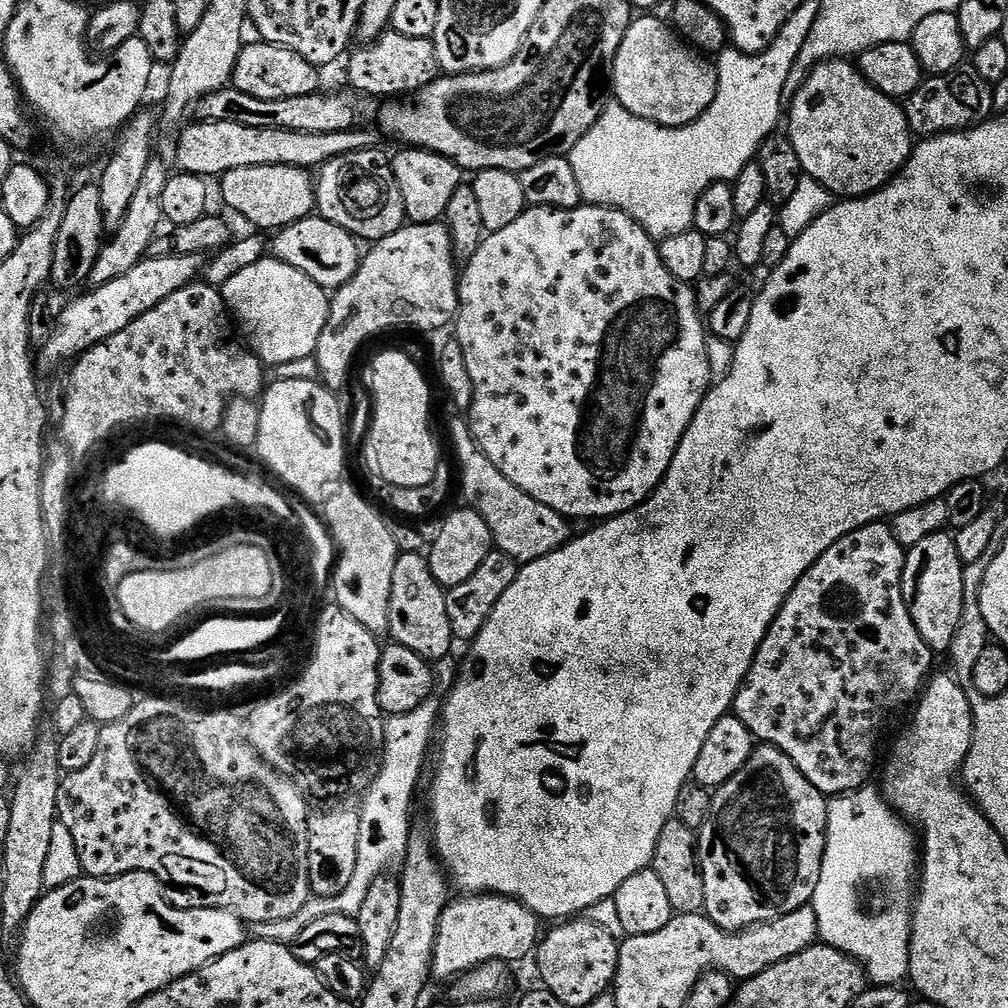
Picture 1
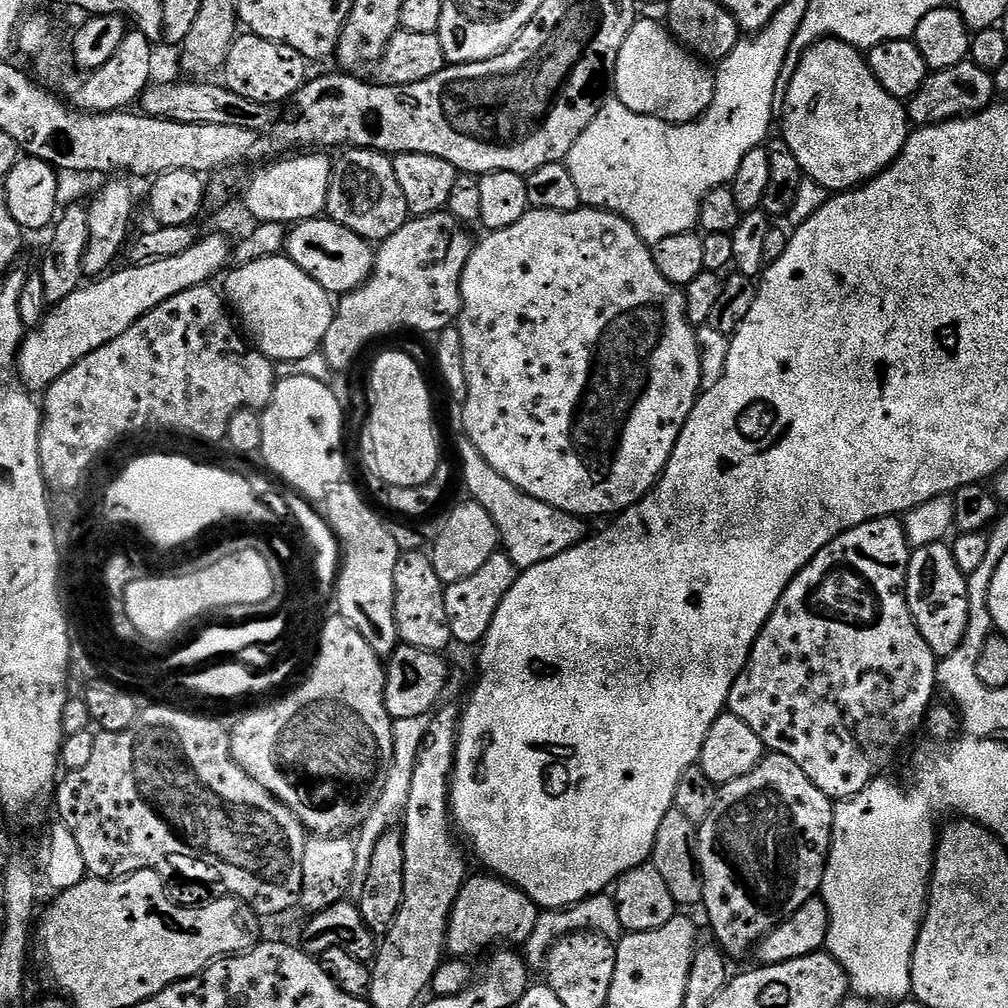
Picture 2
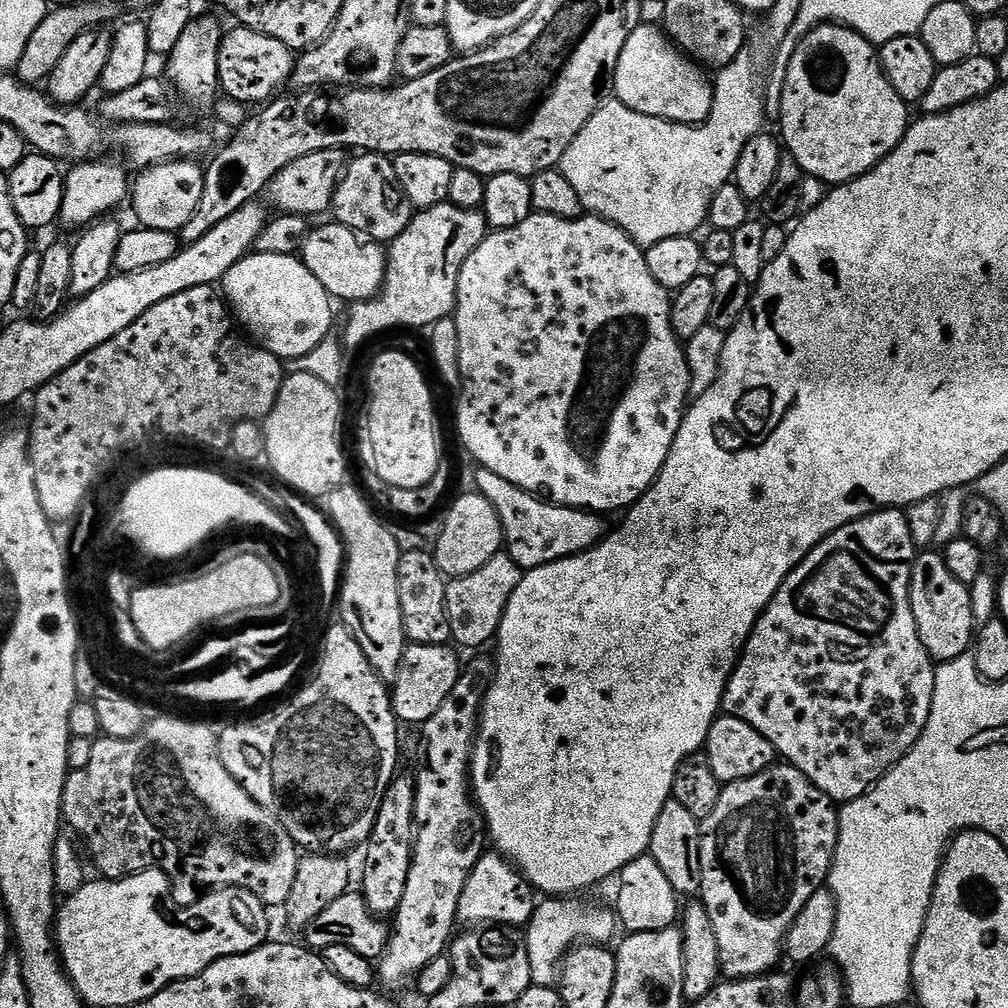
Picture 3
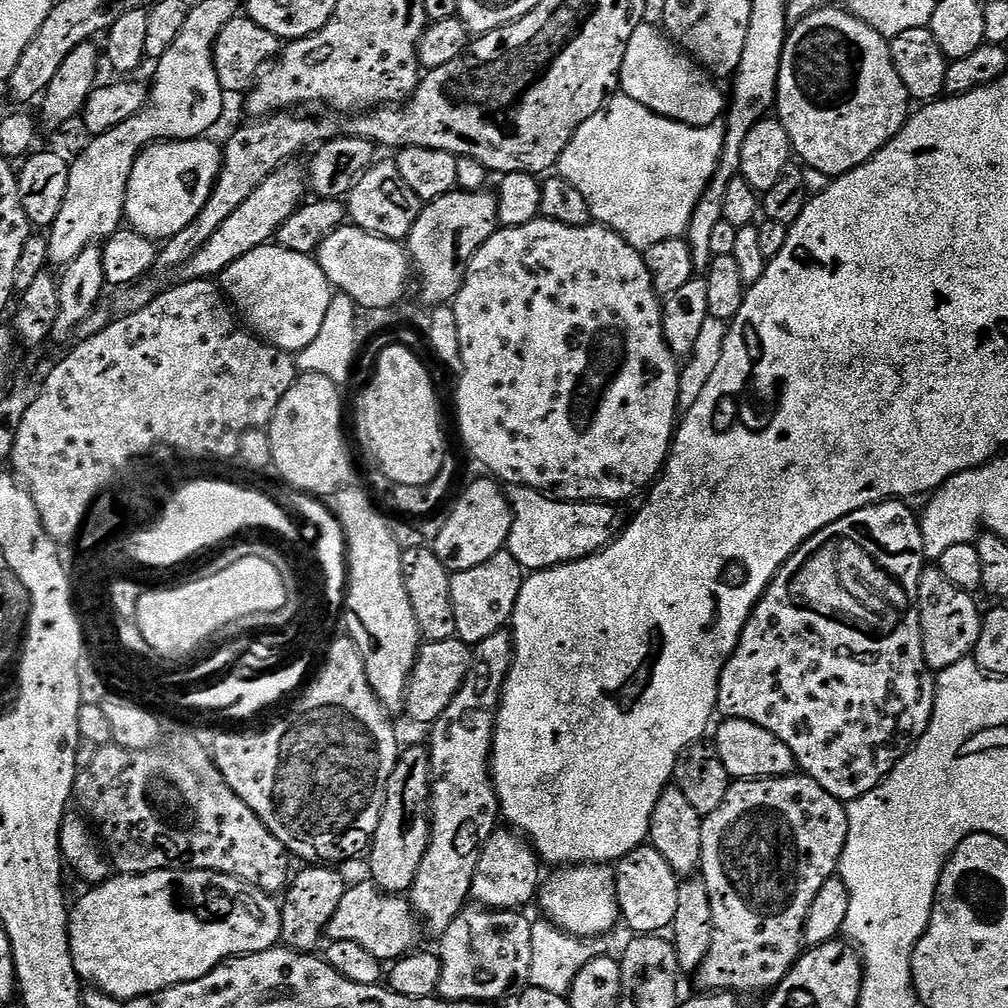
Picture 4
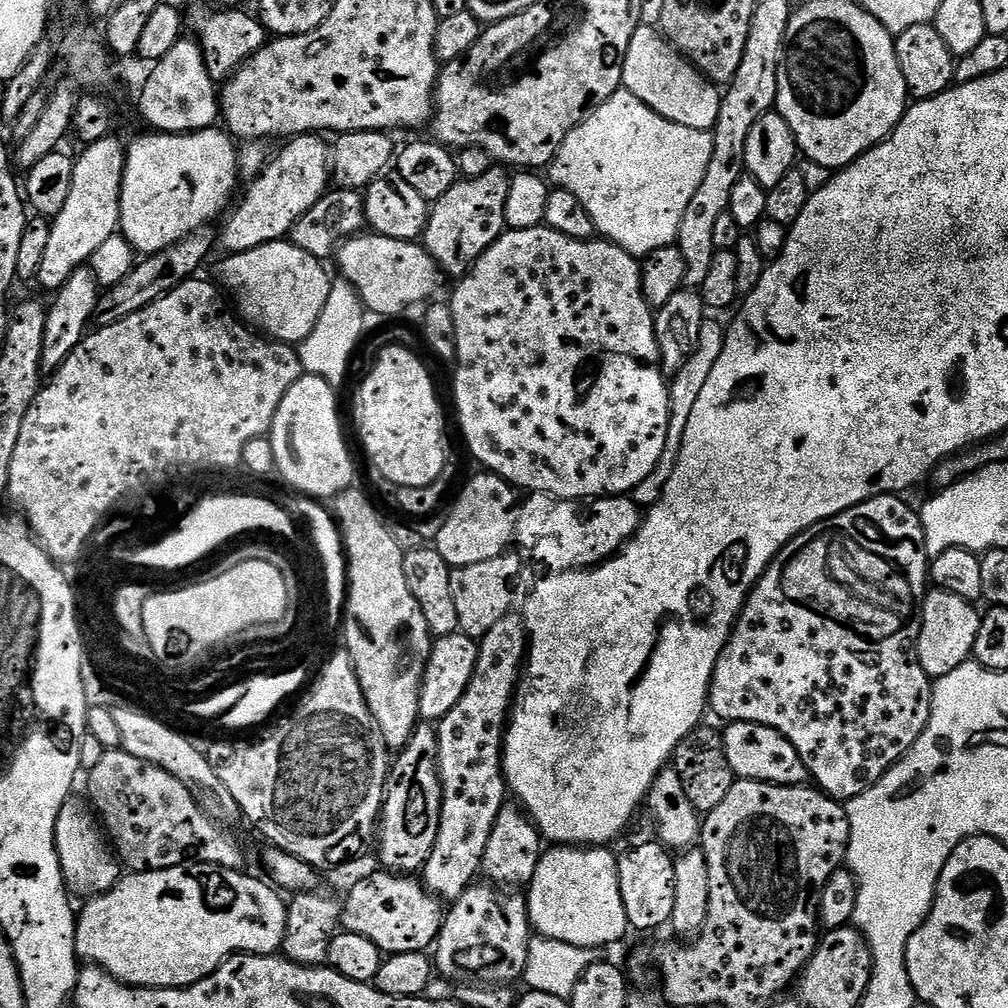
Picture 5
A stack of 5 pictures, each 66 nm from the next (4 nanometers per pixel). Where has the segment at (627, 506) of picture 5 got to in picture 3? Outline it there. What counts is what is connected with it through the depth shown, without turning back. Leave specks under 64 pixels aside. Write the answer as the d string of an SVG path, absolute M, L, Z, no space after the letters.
M480 470L477 473L475 491L481 492L490 502L490 506L498 510L504 527L506 551L510 558L514 558L514 562L518 562L520 569L531 570L567 556L576 556L604 539L606 527L604 528L603 522L600 521L603 519L597 513L590 512L587 508L565 508L563 504L553 504L533 493L522 491L518 486L506 482L506 478L498 478L498 474L493 472Z

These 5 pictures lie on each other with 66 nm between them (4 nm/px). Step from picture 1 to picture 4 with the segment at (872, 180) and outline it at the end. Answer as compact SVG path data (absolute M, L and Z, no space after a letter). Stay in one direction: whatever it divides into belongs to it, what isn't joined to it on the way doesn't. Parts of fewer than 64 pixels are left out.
M819 8L791 25L778 70L774 112L790 138L793 153L824 178L841 176L874 158L908 121L908 104L906 86L902 86L898 70L894 70L889 37L878 34L878 30L866 26L844 8Z

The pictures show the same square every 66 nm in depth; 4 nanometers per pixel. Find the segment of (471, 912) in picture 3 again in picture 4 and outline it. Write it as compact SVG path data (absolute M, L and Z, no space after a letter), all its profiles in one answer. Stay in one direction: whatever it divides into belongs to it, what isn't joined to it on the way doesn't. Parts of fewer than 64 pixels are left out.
M504 826L497 827L496 831L490 834L478 858L478 866L474 870L472 879L471 899L477 905L486 908L527 909L527 904L531 900L533 903L540 891L542 883L540 868L542 869L540 857L536 855L531 843L523 835Z

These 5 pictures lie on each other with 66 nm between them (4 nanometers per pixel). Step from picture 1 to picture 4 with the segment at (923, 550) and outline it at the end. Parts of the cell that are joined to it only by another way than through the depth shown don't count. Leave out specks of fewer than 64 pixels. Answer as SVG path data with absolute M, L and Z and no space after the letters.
M939 566L925 567L918 582L918 606L920 607L920 625L922 626L922 650L929 668L933 673L939 674L958 662L969 659L976 651L978 634L982 630L982 608L976 605L977 597L966 590L958 590L942 574Z

